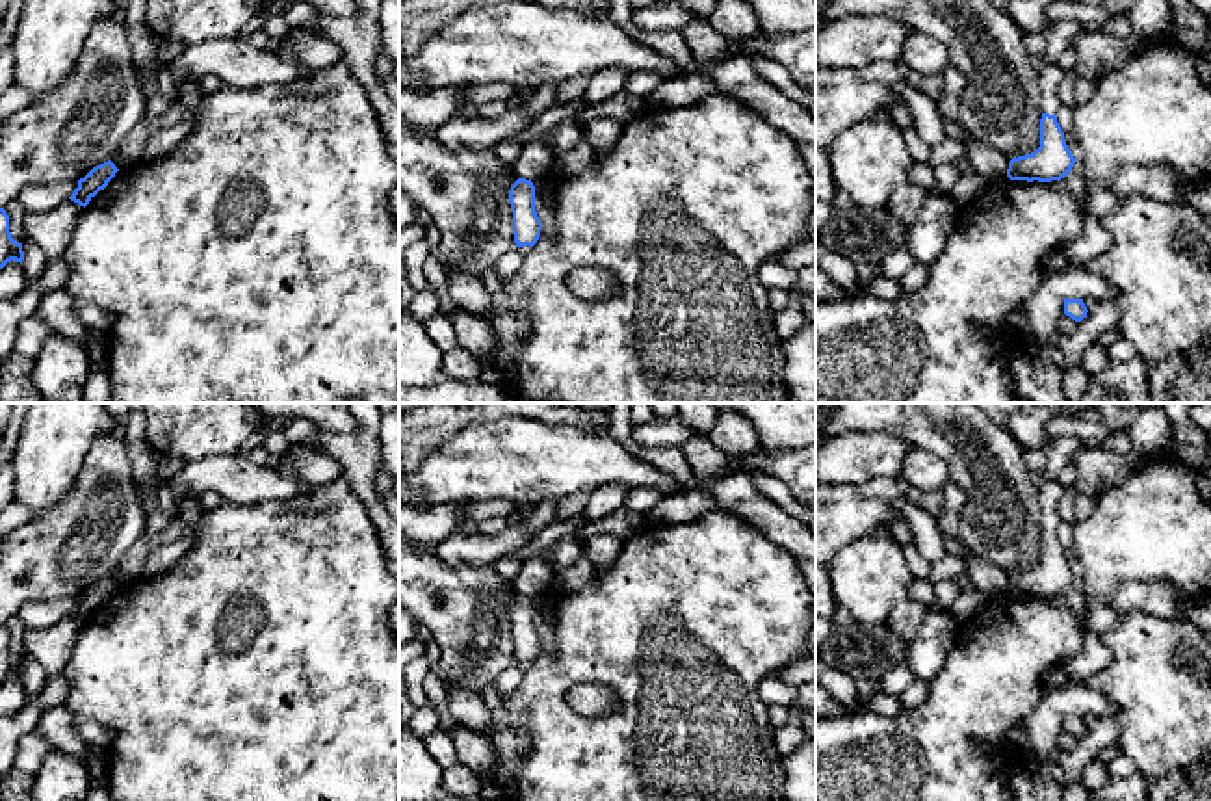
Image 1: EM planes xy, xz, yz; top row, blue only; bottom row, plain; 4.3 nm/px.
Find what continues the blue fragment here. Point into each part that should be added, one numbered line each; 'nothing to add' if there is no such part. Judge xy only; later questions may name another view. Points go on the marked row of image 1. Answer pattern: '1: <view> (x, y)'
nothing to add

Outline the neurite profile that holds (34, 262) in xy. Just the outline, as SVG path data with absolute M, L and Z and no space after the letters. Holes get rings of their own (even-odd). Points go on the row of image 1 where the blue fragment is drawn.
M24 238L22 251L24 251L22 268L26 282L35 282L43 275L48 258L43 253L43 249L30 238Z

